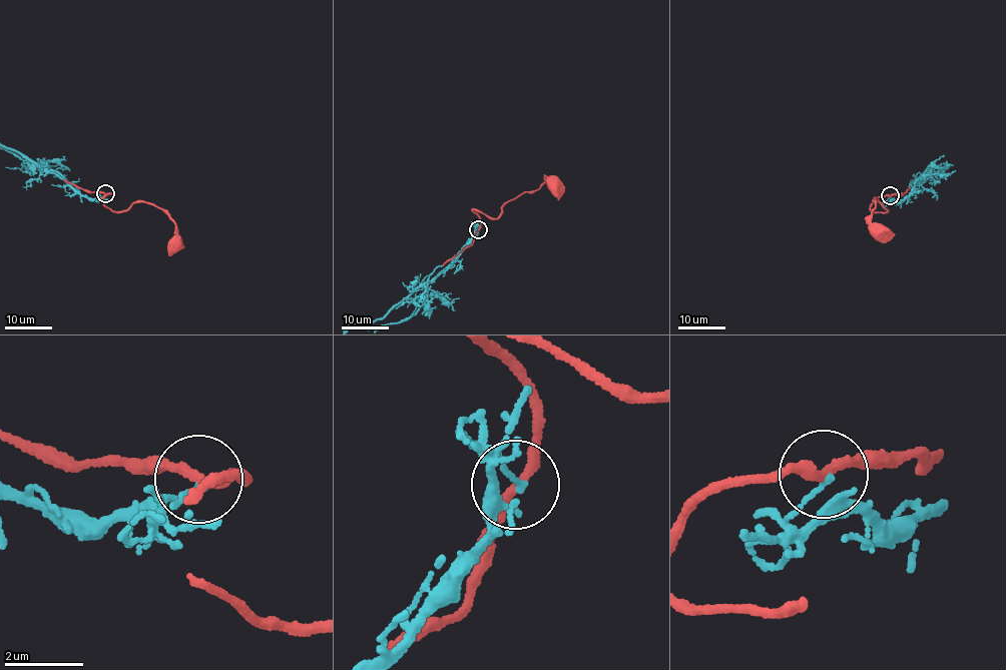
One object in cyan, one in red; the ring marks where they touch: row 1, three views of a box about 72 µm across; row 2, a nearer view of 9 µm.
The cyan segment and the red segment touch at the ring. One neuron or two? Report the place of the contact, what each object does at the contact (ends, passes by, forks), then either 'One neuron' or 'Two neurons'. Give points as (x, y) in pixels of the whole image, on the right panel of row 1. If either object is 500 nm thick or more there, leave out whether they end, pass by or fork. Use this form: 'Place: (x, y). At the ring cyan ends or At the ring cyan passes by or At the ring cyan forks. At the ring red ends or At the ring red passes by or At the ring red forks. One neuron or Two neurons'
Place: (890, 195). At the ring cyan ends. At the ring red passes by. One neuron

